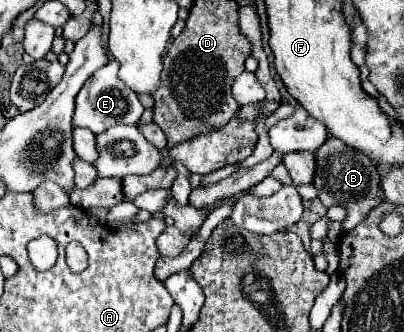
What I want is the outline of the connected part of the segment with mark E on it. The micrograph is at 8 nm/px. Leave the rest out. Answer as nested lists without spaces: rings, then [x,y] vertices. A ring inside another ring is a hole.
[[[111,61],[105,67],[101,67],[101,71],[95,71],[91,75],[91,79],[87,79],[77,95],[77,107],[75,107],[75,115],[73,115],[73,125],[75,127],[85,127],[89,131],[93,131],[95,135],[101,131],[107,131],[113,125],[135,125],[141,115],[143,115],[143,105],[137,99],[135,91],[125,87],[125,83],[121,83],[121,79],[117,77],[119,71],[119,63]]]

